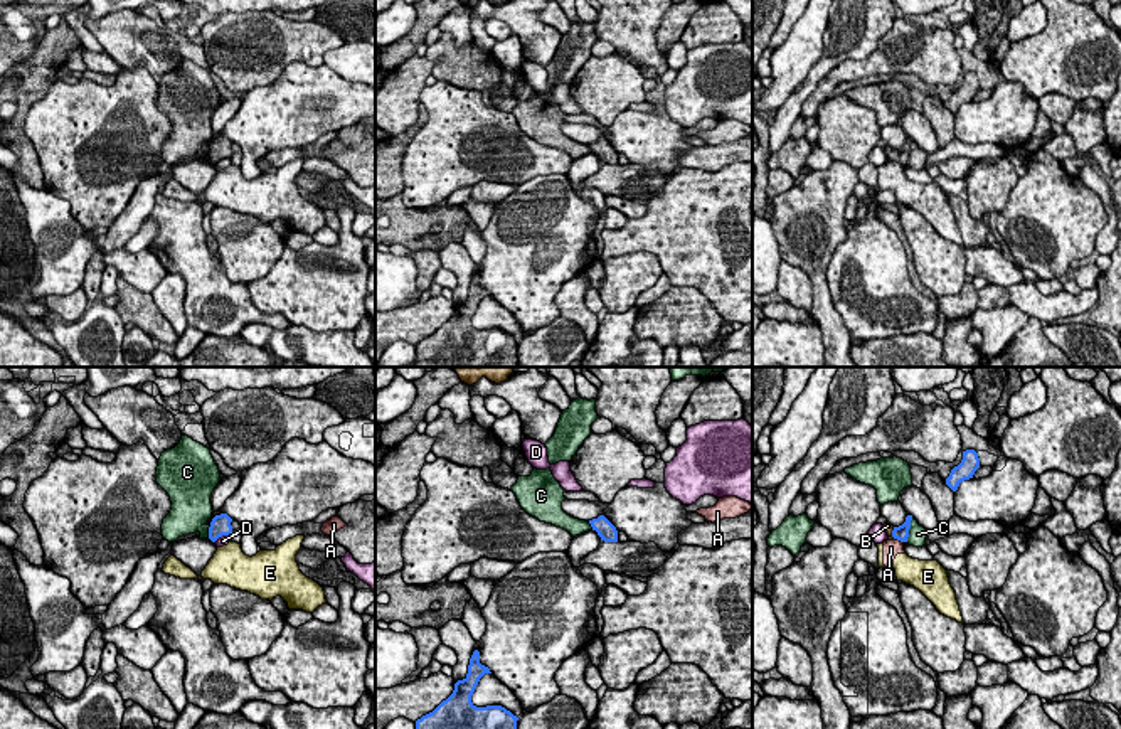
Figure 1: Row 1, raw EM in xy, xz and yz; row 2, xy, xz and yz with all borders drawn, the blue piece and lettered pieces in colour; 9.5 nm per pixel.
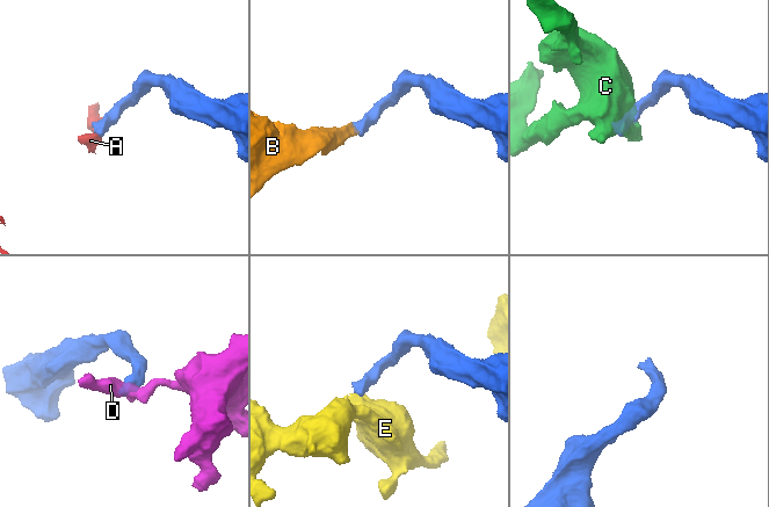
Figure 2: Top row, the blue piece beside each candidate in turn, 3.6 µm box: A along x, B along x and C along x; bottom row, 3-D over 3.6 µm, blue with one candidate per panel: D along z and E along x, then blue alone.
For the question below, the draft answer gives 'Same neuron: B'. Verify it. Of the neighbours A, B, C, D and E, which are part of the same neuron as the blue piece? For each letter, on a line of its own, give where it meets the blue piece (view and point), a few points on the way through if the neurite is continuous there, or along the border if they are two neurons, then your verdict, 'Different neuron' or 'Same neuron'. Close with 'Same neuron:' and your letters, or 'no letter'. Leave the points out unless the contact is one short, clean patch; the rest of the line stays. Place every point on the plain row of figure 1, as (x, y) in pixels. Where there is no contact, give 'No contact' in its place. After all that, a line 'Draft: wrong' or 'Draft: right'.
A: Touches blue at yz (901, 164). Boundary: yz (897, 162), (903, 165). Different neuron
B: Touches blue at yz (892, 155). Path across: yz (901, 155), (892, 155), (887, 148). Same neuron
C: Touches blue at yz (909, 150). Boundary: yz (913, 140), (906, 164). Different neuron
D: Touches blue at xy (221, 159). Boundary: xy (229, 157), (223, 157), (214, 164). Different neuron
E: Touches blue at yz (896, 160). Boundary: yz (892, 159), (897, 162). Different neuron
Same neuron: B
Draft: right

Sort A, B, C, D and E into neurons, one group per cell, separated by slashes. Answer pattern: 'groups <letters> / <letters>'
groups A E / B / C / D

